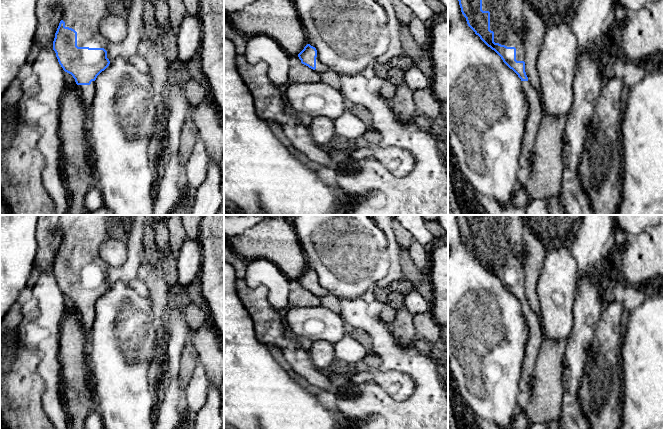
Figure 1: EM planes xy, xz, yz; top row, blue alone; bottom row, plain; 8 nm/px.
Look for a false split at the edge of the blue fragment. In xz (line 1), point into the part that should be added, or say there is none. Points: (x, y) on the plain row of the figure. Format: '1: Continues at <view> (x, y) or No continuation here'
1: Continues at xz (320, 291)

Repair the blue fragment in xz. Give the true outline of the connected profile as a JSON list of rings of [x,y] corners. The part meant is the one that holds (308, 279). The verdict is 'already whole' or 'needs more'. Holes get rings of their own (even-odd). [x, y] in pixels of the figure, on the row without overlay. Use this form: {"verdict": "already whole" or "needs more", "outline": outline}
{"verdict": "needs more", "outline": [[[307,268],[304,273],[298,278],[301,287],[322,298],[329,294],[318,282],[318,277],[315,271]]]}

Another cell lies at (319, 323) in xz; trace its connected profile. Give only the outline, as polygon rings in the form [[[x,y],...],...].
[[[323,306],[288,308],[285,324],[288,333],[308,338],[312,342],[335,344],[347,333],[341,315]]]

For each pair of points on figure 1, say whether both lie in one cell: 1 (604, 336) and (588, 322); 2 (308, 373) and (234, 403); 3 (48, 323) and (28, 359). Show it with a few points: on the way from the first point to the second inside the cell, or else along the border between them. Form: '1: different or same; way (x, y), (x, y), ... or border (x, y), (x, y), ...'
1: different; border (604, 306), (589, 351)
2: different; border (291, 373), (314, 389)
3: different; border (19, 332), (20, 344), (41, 356), (38, 374)

